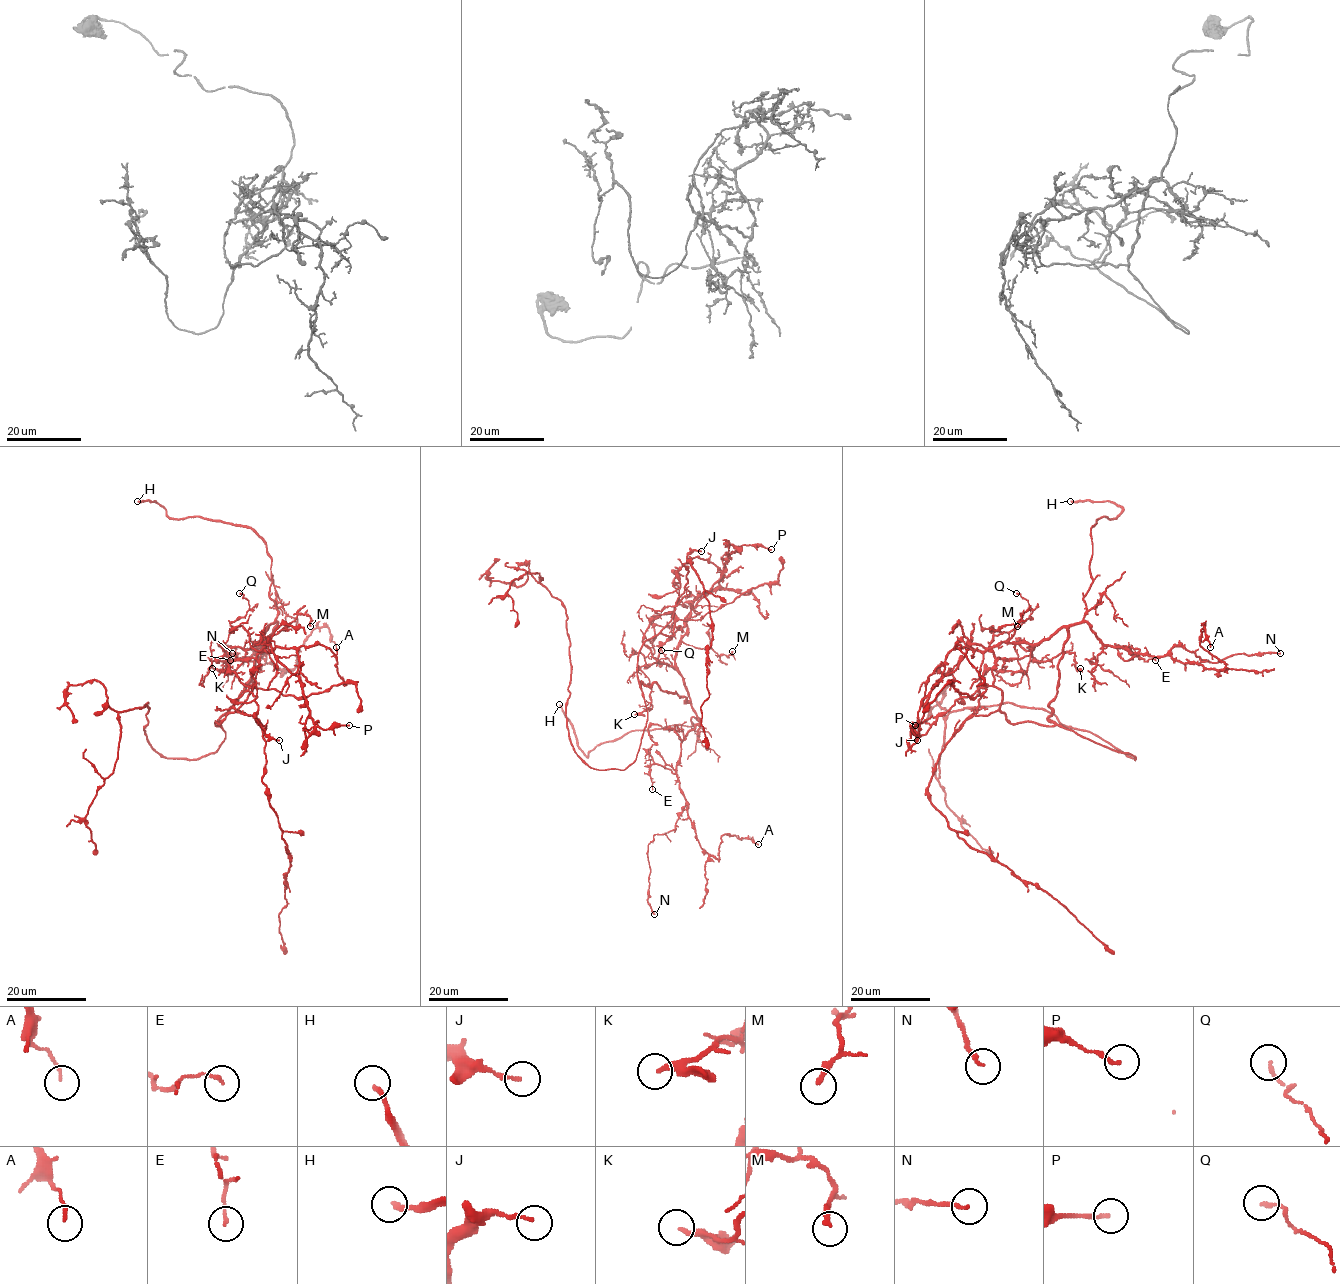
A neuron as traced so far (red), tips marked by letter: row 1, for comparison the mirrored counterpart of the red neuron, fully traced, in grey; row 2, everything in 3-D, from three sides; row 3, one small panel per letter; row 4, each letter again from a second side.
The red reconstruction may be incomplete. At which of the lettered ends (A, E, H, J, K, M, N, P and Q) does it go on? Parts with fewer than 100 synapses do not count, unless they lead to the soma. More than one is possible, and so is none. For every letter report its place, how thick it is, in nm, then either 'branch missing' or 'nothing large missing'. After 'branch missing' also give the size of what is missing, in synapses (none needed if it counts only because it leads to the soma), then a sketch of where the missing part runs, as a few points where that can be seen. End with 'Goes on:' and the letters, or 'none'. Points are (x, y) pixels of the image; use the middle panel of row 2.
A: (758, 844) | 110 nm | nothing large missing
E: (652, 789) | 130 nm | nothing large missing
H: (559, 704) | 180 nm | branch missing | (559, 704), (553, 694), (543, 693), (534, 679)
J: (701, 551) | 150 nm | nothing large missing
K: (634, 714) | 240 nm | nothing large missing
M: (732, 651) | 240 nm | nothing large missing
N: (654, 914) | 140 nm | nothing large missing
P: (771, 549) | 150 nm | nothing large missing
Q: (661, 650) | 130 nm | nothing large missing
Goes on: H

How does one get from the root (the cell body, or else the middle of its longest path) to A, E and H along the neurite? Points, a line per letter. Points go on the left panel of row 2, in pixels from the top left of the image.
A: (225, 738), (219, 719), (270, 624), (254, 652), (276, 668), (295, 666), (316, 627), (336, 647)
E: (225, 738), (219, 719), (250, 678), (265, 629), (277, 624), (254, 652), (233, 647), (228, 652), (230, 660)
H: (225, 738), (219, 719), (277, 615), (266, 544), (250, 528), (171, 519), (155, 501), (137, 501)

